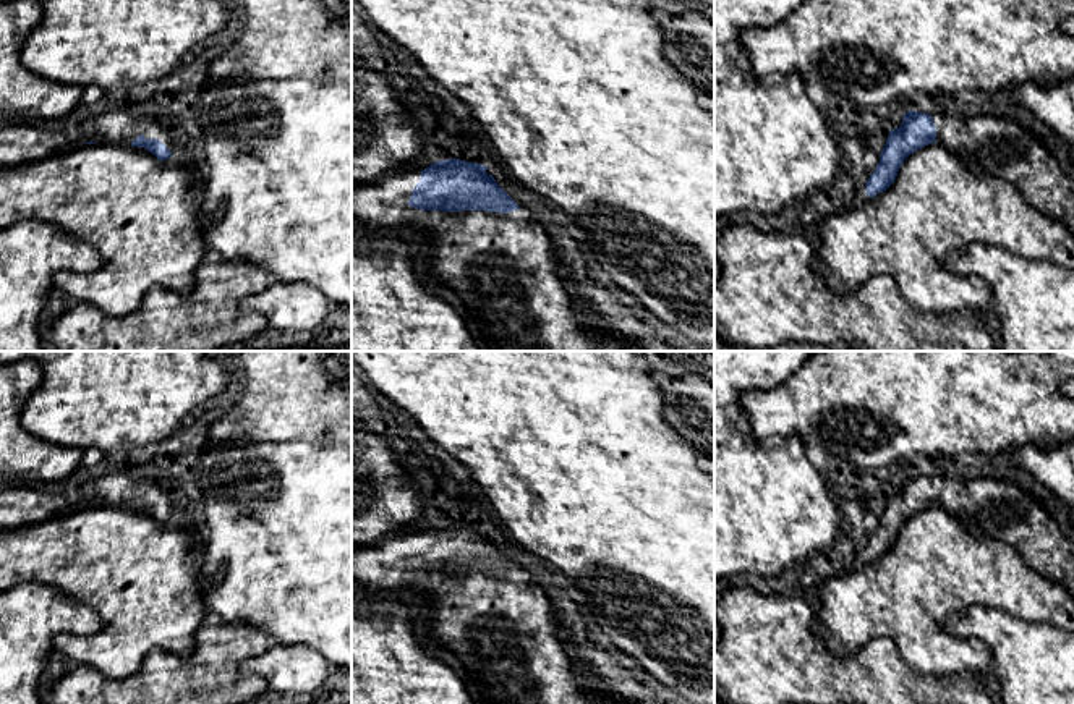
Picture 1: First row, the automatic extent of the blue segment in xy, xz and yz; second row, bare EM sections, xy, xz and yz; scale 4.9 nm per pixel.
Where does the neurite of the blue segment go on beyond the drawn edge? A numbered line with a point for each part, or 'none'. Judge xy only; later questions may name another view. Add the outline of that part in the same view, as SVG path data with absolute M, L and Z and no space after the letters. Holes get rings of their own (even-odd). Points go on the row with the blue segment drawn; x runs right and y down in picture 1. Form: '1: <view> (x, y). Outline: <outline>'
1: xy (20, 143). Outline: M123 110L105 112L89 120L83 128L65 133L11 121L0 126L0 167L37 162L89 141L131 144L139 134L154 139L156 133L164 133L160 117L133 118Z

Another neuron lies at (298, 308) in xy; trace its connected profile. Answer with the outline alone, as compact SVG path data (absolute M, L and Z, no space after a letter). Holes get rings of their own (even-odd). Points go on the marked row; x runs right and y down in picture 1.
M271 280L259 293L238 303L241 314L259 312L271 329L290 332L298 338L311 338L332 309L332 303L314 286L298 282Z

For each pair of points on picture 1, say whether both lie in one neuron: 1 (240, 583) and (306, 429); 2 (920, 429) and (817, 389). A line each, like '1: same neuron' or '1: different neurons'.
1: different neurons
2: same neuron

